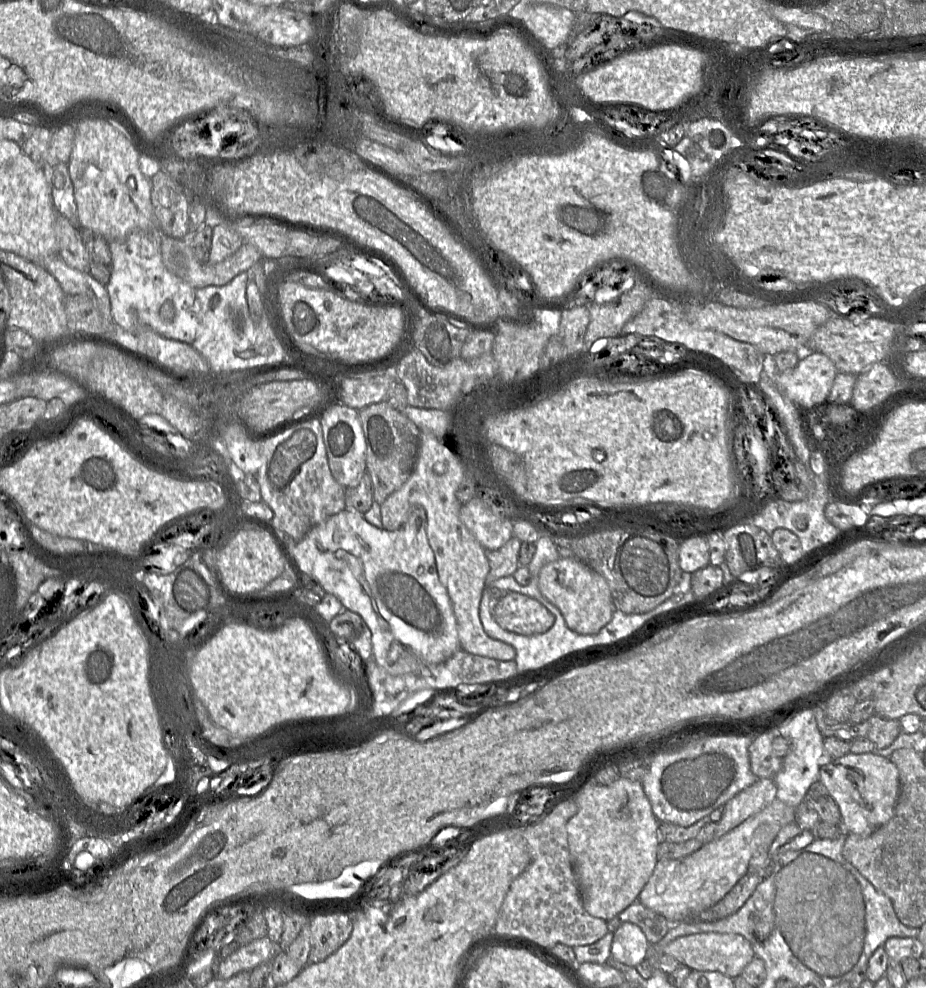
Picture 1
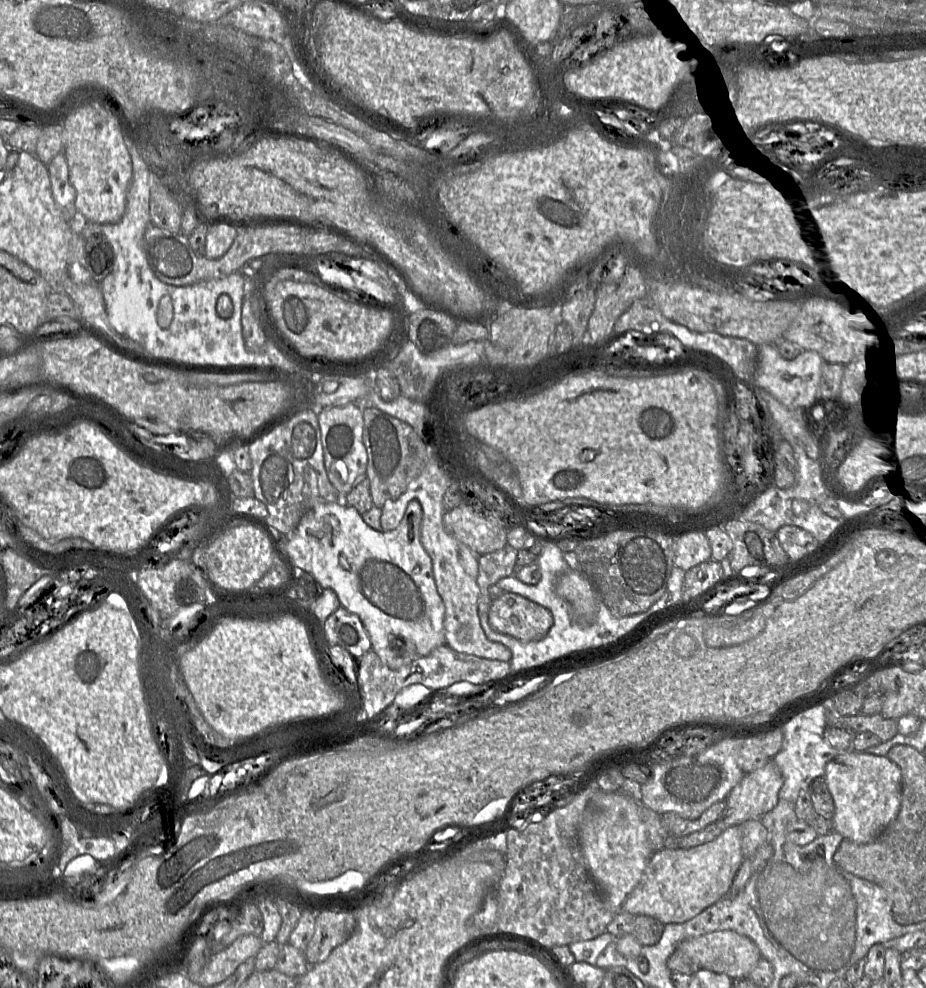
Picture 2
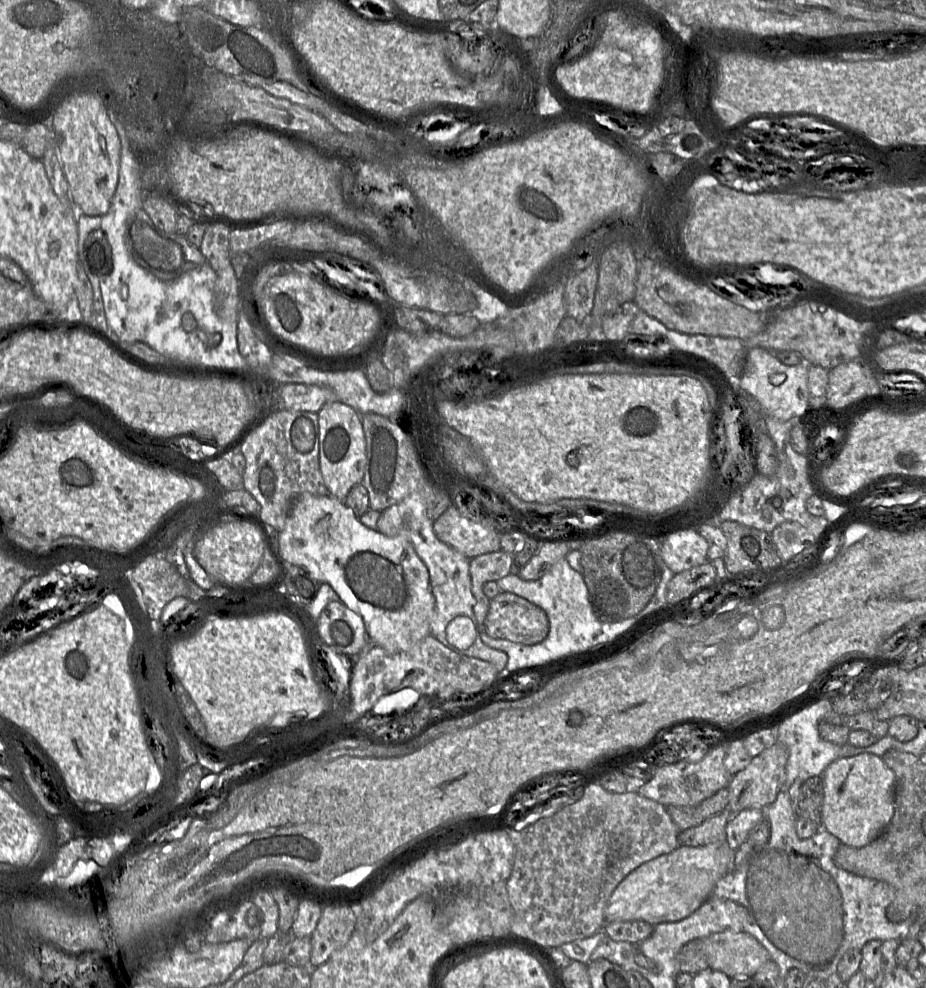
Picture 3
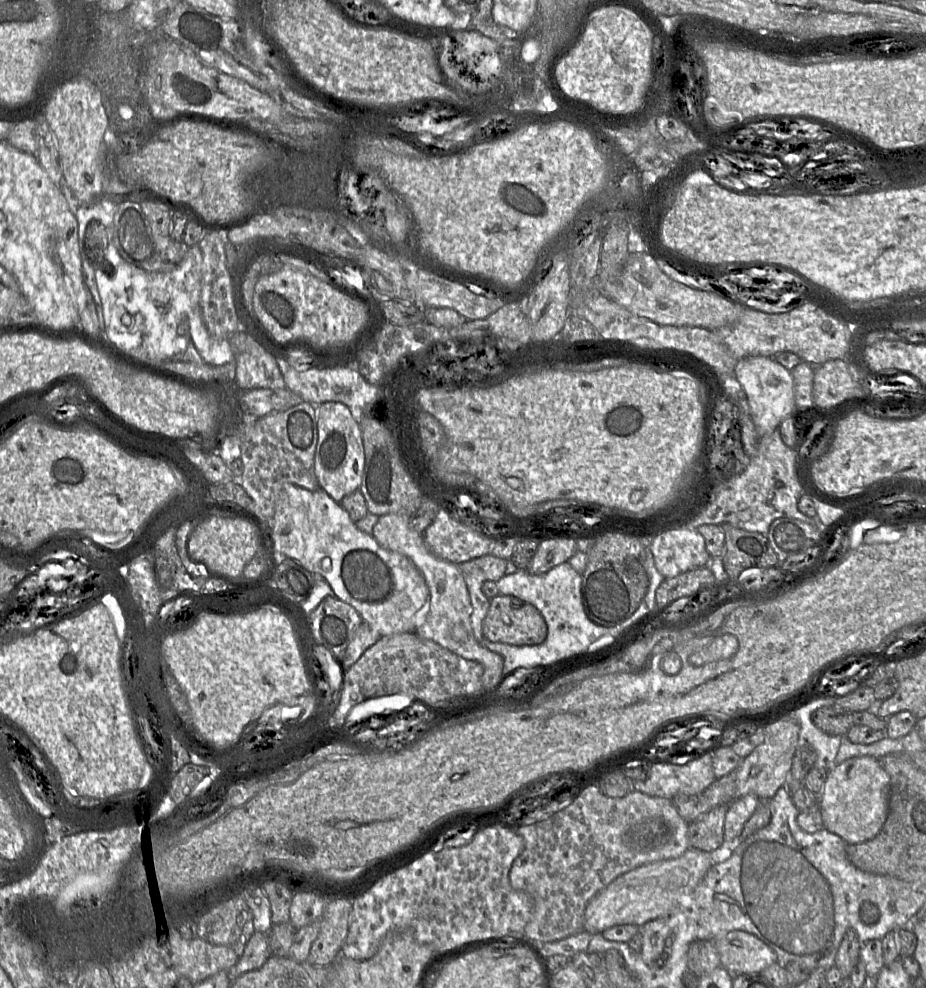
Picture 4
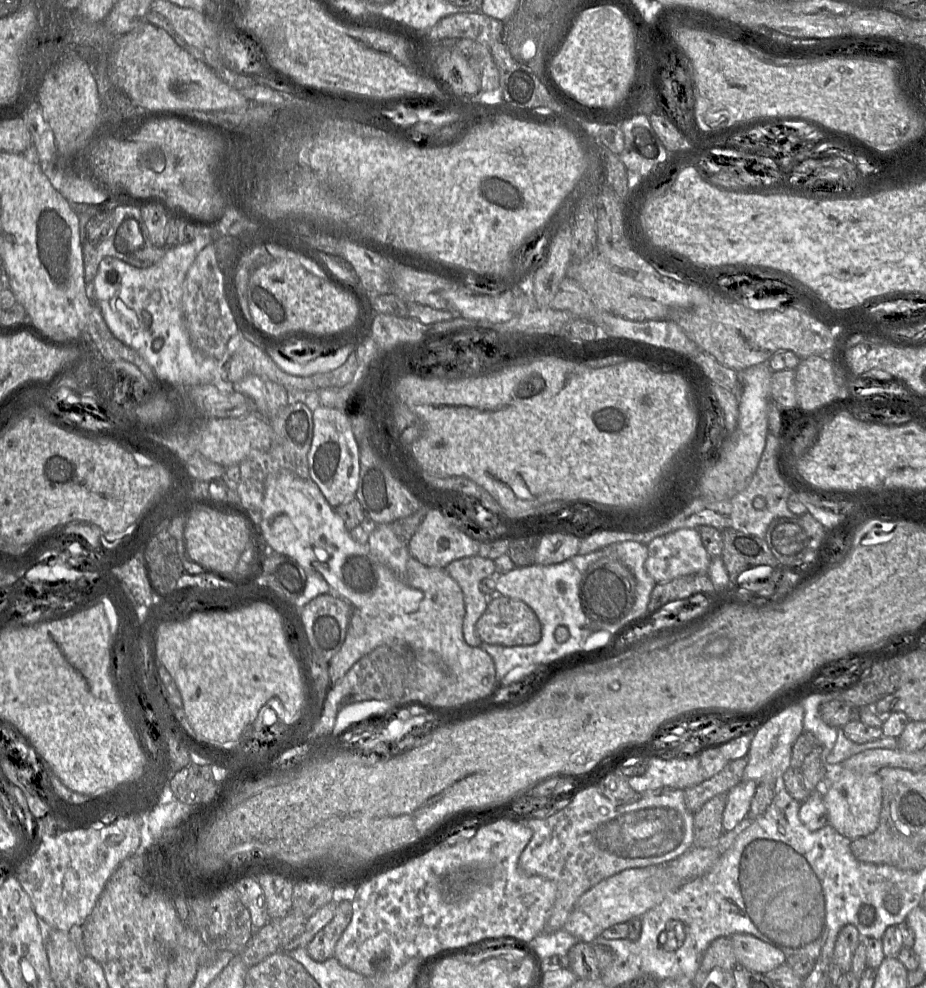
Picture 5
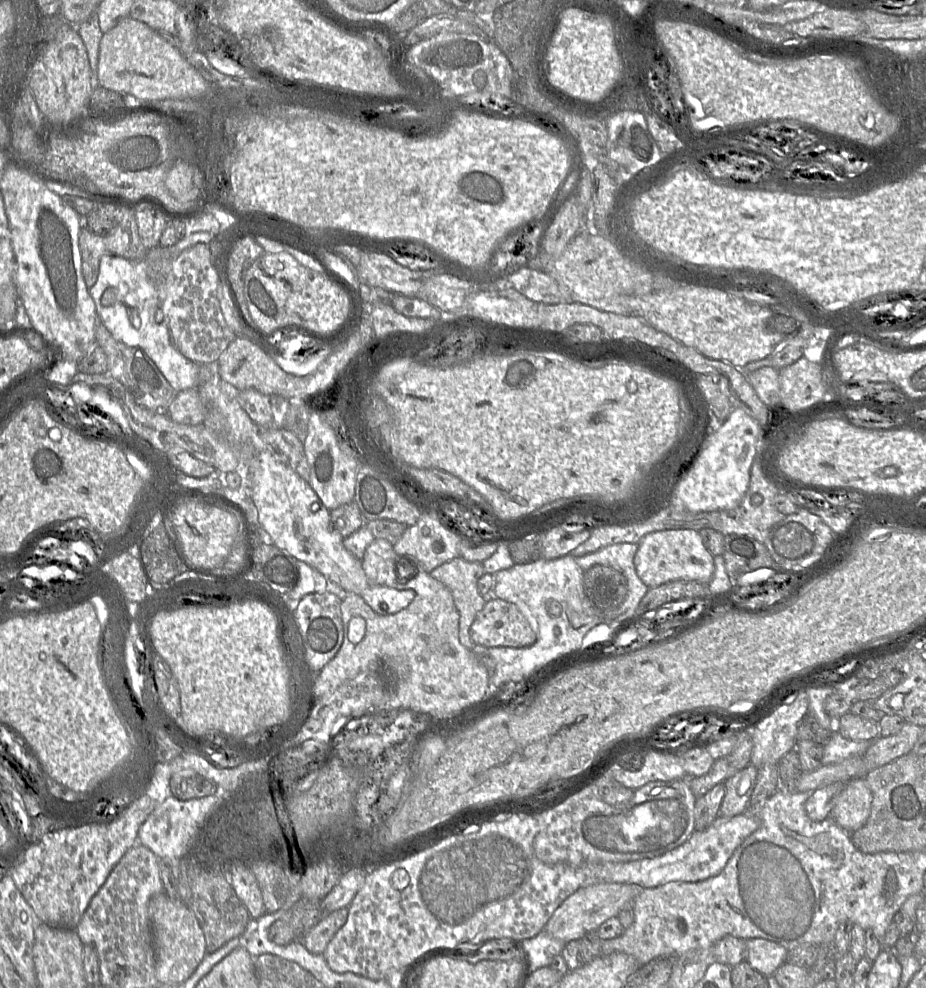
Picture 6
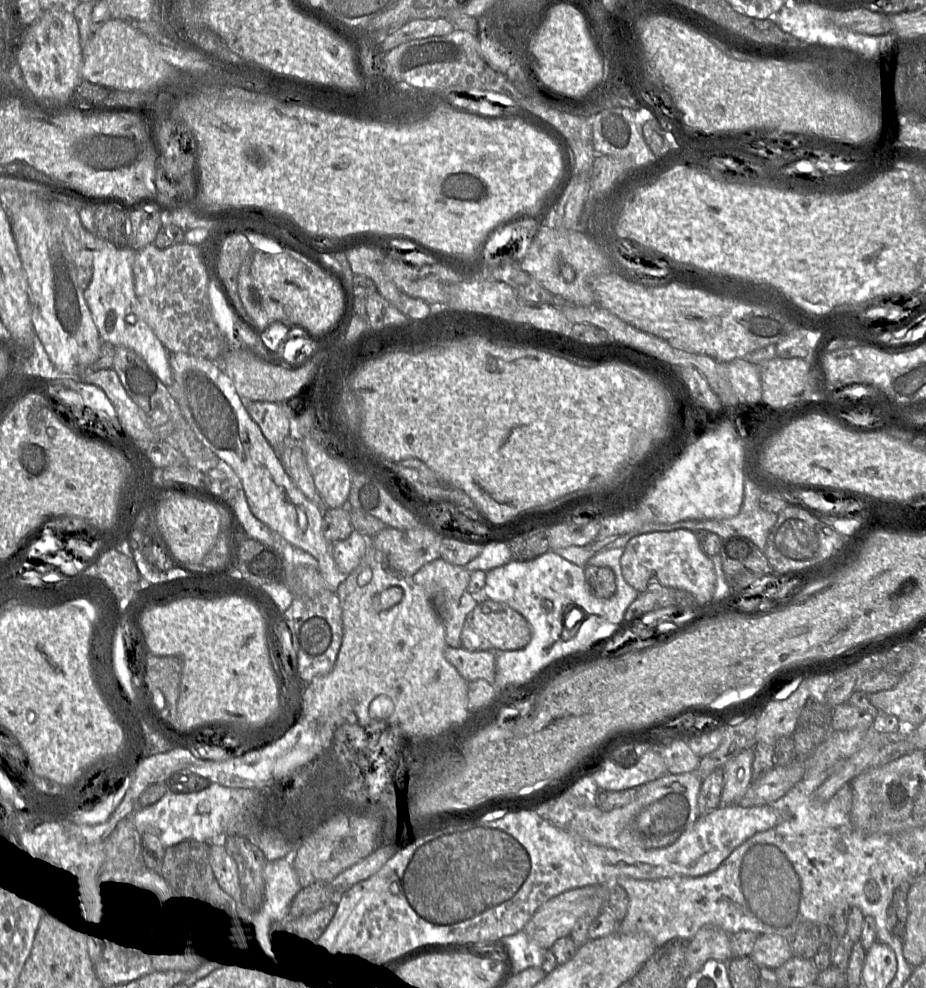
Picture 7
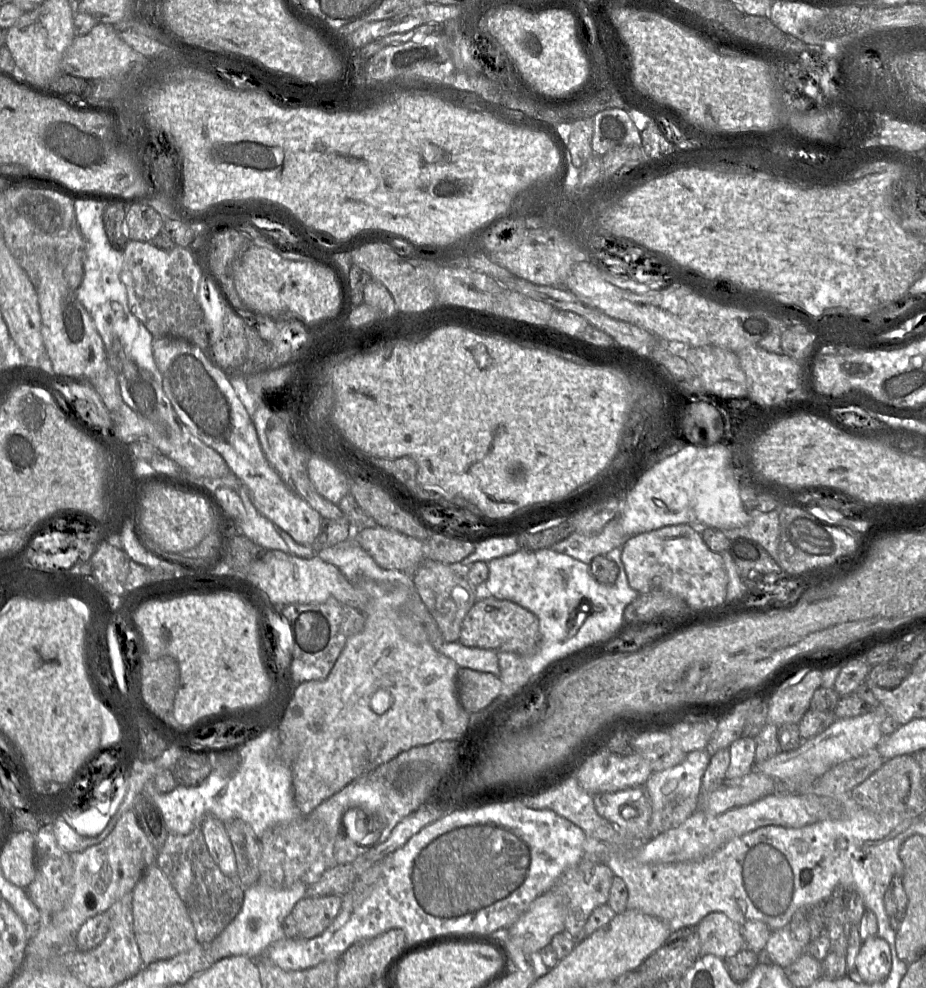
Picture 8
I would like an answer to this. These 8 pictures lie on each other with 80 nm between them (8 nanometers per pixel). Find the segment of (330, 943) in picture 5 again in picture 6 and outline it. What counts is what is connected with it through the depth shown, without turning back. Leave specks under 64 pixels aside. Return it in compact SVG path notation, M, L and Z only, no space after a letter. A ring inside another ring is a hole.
M342 907L323 916L301 940L308 951L313 954L322 955L328 943L345 924L348 918L348 913L348 907Z

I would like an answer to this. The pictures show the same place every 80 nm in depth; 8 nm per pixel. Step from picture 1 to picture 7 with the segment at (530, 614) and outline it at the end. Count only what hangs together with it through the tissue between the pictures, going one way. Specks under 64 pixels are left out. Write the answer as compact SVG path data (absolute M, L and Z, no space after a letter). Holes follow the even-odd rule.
M487 599L468 614L461 633L462 647L468 650L518 650L524 648L532 638L528 621L509 605Z

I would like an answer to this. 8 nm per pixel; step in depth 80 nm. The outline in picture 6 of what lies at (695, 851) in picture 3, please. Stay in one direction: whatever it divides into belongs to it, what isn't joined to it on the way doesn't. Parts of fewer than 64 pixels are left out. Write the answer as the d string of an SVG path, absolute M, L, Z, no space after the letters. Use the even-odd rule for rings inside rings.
M599 883L581 887L568 896L554 911L544 931L564 943L579 940L595 933L608 919L617 917L631 903L641 887L629 883Z

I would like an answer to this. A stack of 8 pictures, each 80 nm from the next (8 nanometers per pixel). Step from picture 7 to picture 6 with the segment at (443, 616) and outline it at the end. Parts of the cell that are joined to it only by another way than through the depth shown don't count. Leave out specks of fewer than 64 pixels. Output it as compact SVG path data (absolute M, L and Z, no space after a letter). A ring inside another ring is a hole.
M460 557L430 572L434 579L443 583L452 593L459 613L459 641L468 649L475 646L470 637L470 627L486 603L477 588L477 582L483 574L485 570L482 563L468 562Z

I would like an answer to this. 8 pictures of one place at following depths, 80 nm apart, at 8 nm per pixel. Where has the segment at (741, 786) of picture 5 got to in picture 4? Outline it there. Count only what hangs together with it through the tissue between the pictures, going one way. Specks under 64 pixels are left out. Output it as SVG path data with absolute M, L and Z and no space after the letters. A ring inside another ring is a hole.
M752 794L735 798L728 806L724 821L724 839L727 845L734 845L740 837L746 822L755 812L759 799Z

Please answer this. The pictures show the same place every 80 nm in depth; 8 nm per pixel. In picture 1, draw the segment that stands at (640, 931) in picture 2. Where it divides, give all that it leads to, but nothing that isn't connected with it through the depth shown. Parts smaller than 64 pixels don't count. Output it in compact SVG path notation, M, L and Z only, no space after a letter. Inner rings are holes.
M638 900L613 919L607 921L607 929L614 933L623 923L637 925L644 933L650 946L657 944L672 926L664 916L645 907Z

